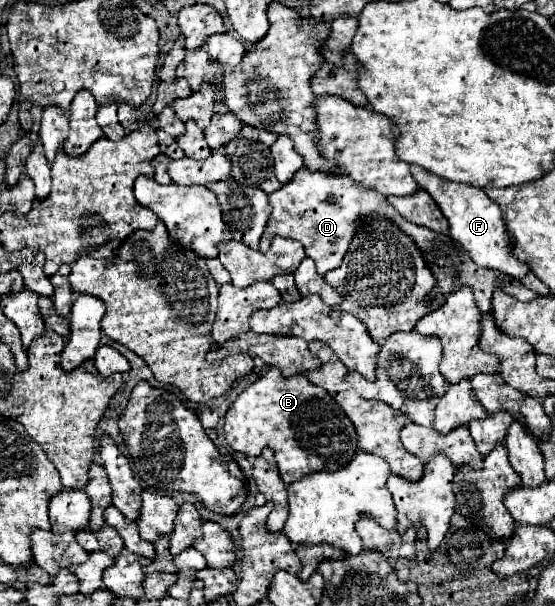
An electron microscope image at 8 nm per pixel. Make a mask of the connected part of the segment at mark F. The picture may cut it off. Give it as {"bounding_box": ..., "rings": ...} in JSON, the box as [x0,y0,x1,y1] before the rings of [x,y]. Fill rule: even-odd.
{"bounding_box":[410,165,530,279],"rings":[[[410,165],[410,173],[416,179],[416,183],[432,195],[432,199],[440,207],[442,215],[448,219],[450,235],[454,237],[454,241],[458,241],[470,253],[470,257],[476,265],[496,269],[500,273],[512,275],[514,279],[522,279],[530,271],[526,263],[520,263],[510,253],[510,237],[504,229],[504,219],[502,219],[500,207],[480,187],[474,187],[470,183],[446,181],[446,179],[422,169],[420,165]]]}

